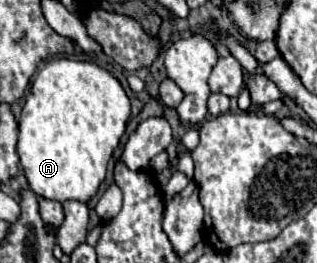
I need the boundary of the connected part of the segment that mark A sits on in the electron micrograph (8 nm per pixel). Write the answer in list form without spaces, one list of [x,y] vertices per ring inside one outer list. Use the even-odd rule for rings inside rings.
[[[71,58],[49,60],[37,72],[31,86],[31,94],[25,100],[19,118],[17,154],[29,188],[37,196],[43,196],[47,200],[89,202],[97,194],[99,184],[105,178],[107,162],[125,132],[129,114],[131,114],[129,98],[119,80],[111,76],[107,70],[99,68],[93,62],[81,62]]]

